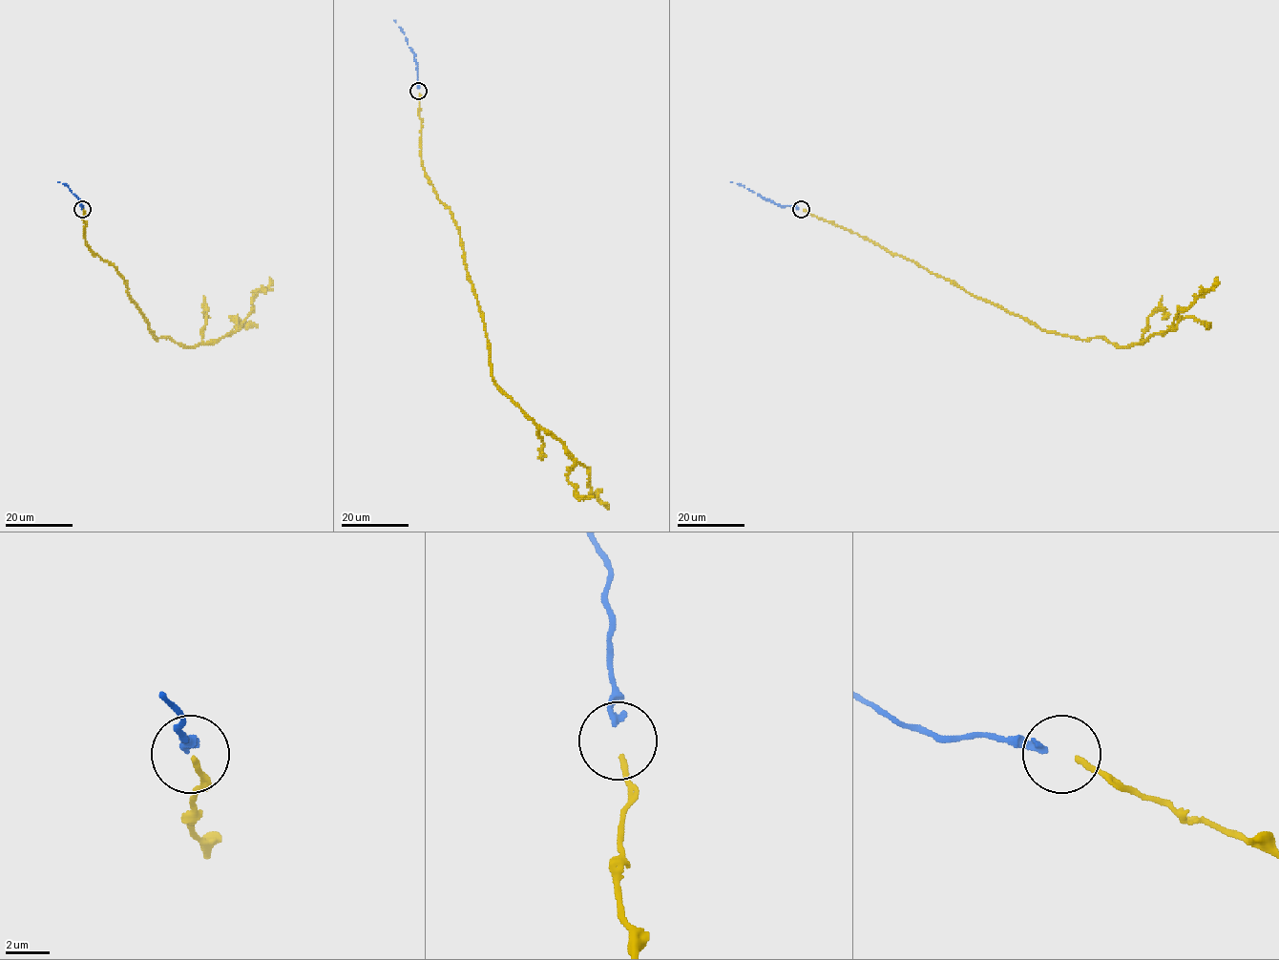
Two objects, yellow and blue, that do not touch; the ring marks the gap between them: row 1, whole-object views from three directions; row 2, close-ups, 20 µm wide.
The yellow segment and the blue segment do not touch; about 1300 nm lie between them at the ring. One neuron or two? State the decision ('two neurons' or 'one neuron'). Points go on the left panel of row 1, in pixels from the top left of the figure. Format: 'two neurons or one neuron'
one neuron

